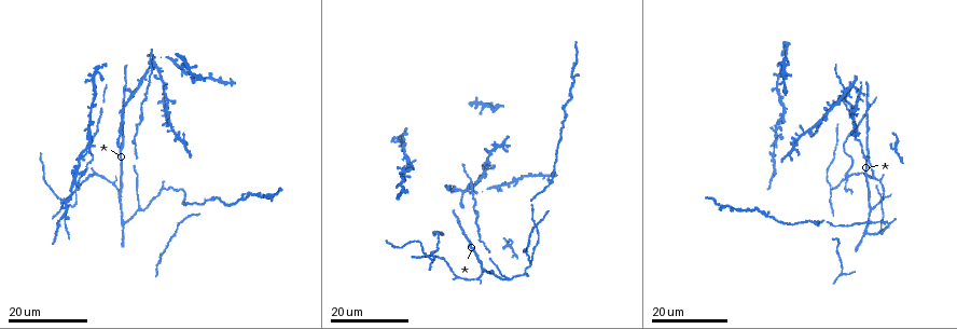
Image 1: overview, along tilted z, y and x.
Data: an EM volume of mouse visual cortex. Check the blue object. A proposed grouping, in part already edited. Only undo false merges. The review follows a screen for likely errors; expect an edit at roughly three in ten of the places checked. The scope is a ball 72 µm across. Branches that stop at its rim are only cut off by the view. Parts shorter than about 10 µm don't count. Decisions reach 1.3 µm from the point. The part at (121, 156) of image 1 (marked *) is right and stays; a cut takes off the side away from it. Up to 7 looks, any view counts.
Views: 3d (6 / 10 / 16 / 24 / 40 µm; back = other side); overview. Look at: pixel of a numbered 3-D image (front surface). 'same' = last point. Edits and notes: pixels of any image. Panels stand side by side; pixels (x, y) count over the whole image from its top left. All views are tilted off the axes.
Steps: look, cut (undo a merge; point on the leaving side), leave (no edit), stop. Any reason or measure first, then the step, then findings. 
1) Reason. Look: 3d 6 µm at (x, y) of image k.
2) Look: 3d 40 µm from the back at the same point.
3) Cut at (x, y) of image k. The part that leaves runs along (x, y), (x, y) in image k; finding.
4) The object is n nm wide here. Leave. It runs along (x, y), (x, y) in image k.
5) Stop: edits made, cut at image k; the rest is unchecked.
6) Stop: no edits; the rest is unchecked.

Look: 3d 16 µm at (150, 75) of image 1.

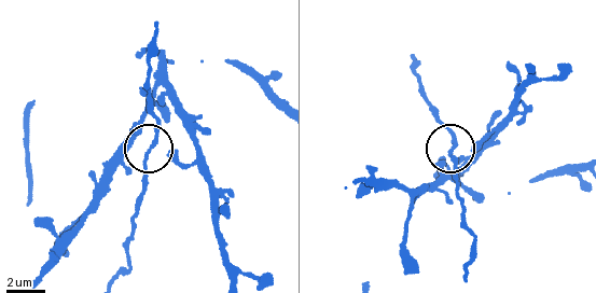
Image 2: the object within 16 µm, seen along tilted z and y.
Look: 3d 6 µm at (455, 146) of image 2.

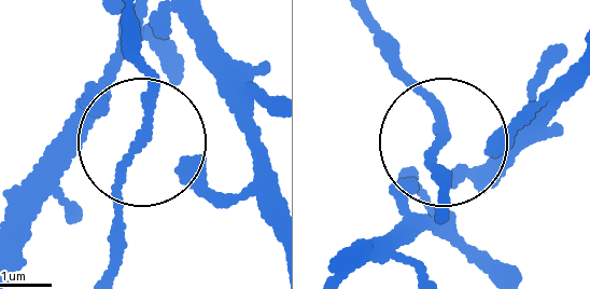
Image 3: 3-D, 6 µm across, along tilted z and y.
3 arms meet here. Leave. One cell here.

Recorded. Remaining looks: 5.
Four or more arms meet. Look: 3d 16 µm at (88, 149) of image 1.

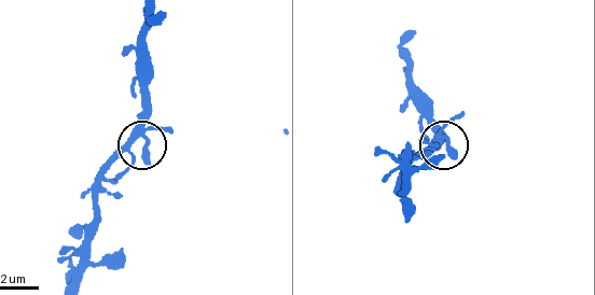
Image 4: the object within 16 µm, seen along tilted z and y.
Look: 3d 10 µm at (133, 139) of image 4.

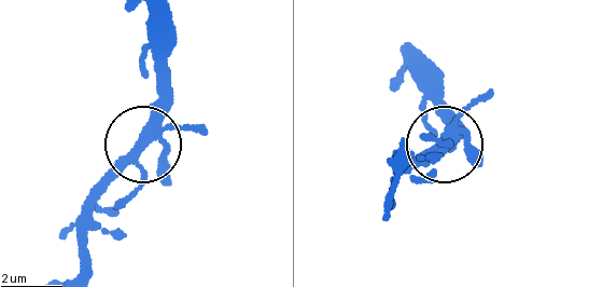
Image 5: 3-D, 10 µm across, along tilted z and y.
5 arms meet here. Leave. One cell here.

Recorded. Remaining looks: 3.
Looks like a crossing. Look: 3d 24 µm at (76, 191) of image 1.

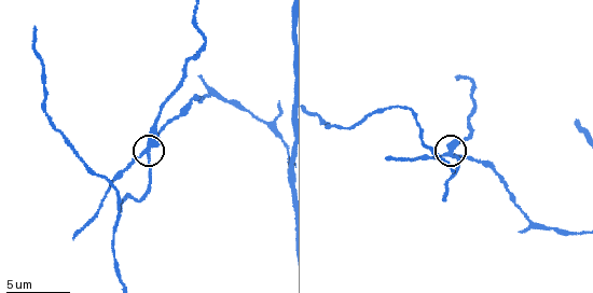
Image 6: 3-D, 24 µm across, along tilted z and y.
Look: 3d 6 µm at (150, 145) of image 6.

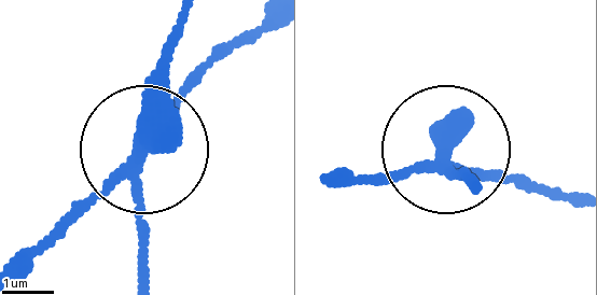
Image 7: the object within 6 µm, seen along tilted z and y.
The object is 320 nm wide here. Cut at (167, 92) of image 7. The part that leaves runs along (138, 151), (171, 26) in image 7; two cells meet here.

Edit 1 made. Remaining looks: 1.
Stop: edits made, cut at image 7; the rest is unchecked.

